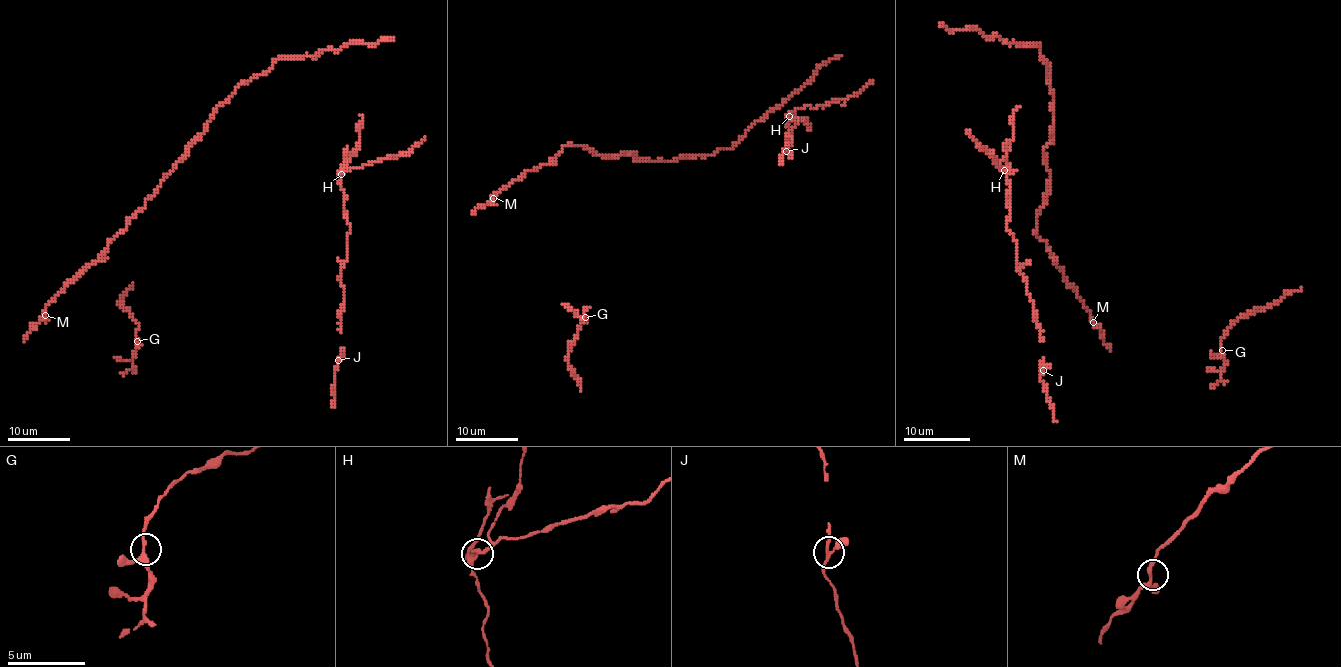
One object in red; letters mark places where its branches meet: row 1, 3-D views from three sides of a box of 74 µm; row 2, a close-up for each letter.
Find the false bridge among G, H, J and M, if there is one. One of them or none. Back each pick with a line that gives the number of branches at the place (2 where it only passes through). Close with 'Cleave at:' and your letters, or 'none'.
H: branches 3
Cleave at: H

